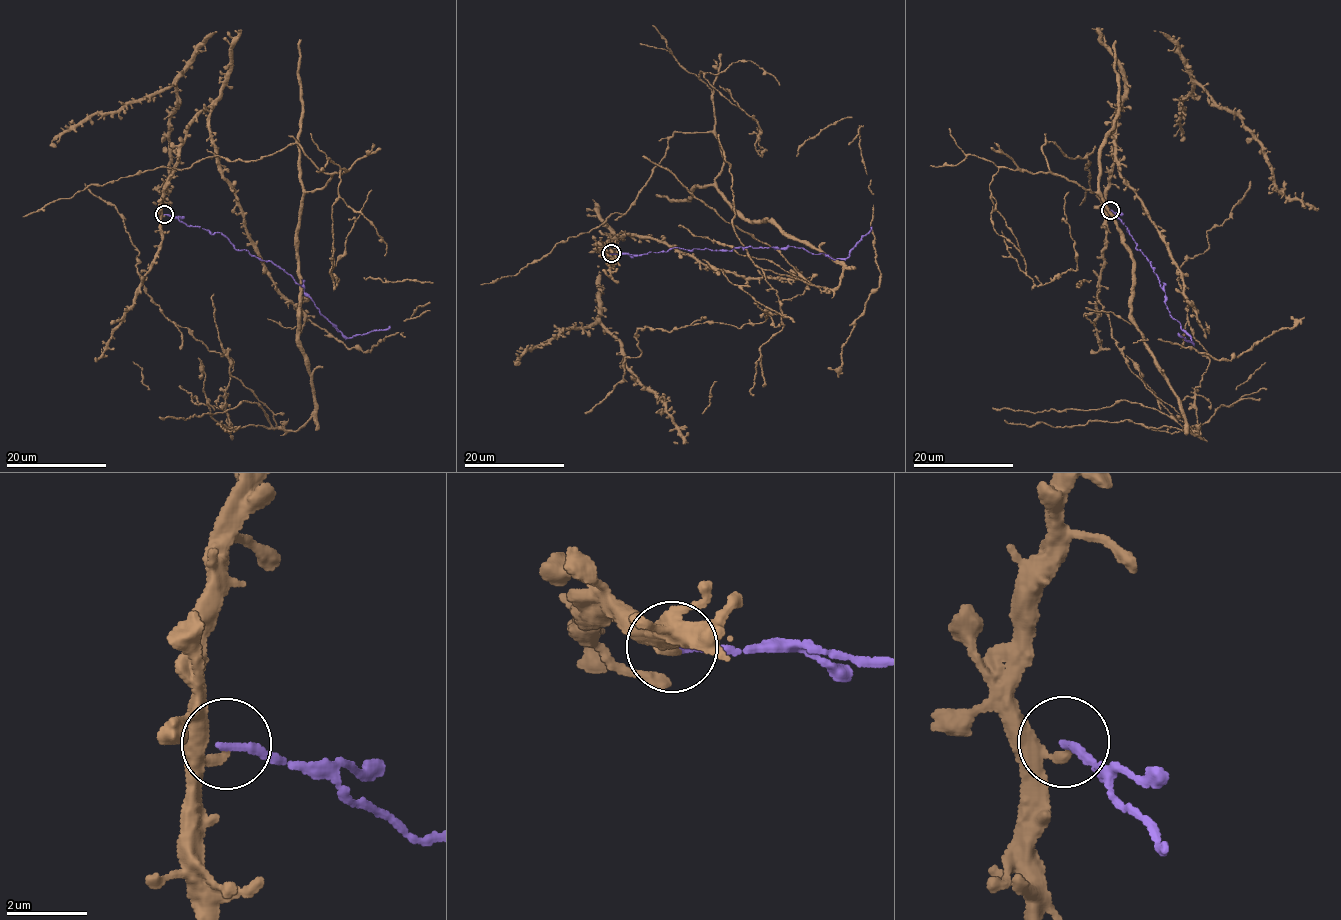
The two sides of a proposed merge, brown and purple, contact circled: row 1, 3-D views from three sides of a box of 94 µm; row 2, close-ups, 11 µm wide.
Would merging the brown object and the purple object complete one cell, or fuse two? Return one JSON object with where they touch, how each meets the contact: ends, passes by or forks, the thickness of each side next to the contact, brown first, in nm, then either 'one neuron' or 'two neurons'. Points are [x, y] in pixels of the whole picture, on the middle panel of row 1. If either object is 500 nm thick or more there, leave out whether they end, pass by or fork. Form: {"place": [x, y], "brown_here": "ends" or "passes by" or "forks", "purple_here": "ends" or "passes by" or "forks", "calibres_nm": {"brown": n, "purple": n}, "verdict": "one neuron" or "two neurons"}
{"place": [611, 253], "brown_here": "ends", "purple_here": "ends", "calibres_nm": {"brown": 200, "purple": 200}, "verdict": "two neurons"}

